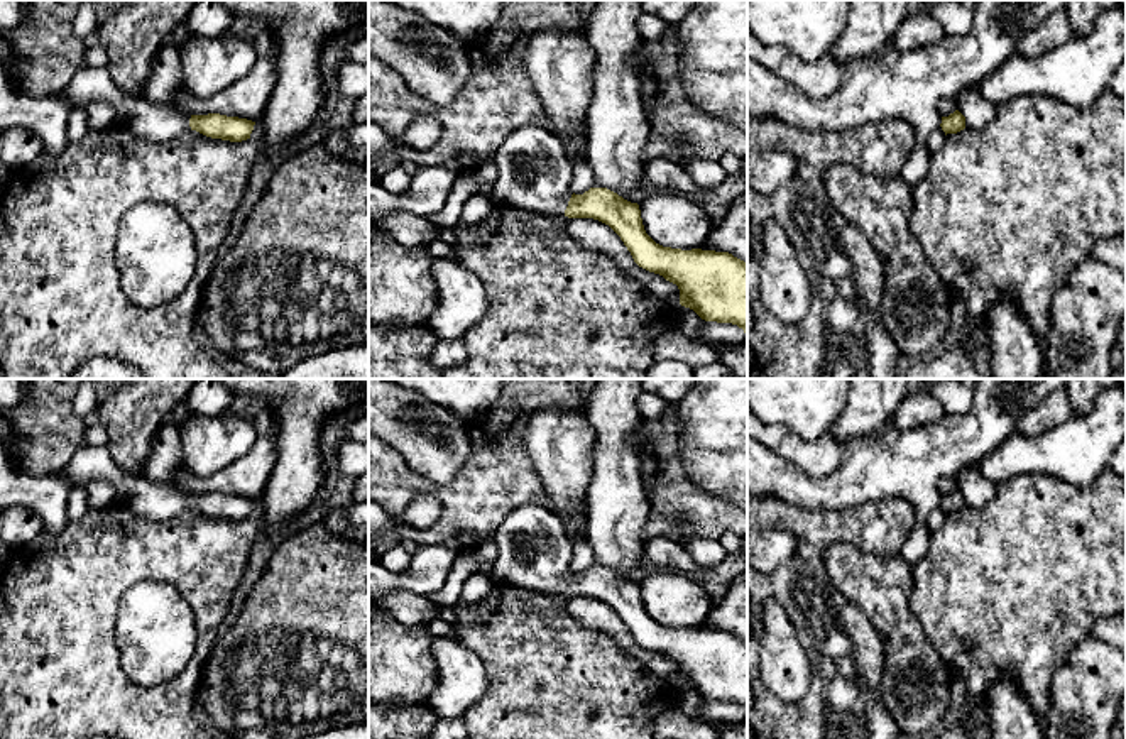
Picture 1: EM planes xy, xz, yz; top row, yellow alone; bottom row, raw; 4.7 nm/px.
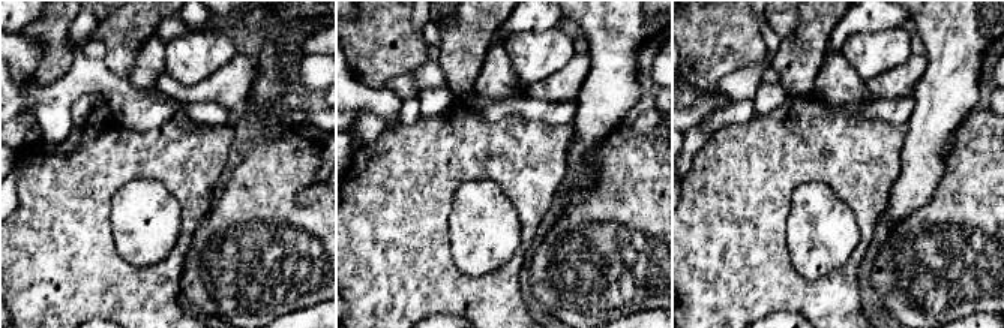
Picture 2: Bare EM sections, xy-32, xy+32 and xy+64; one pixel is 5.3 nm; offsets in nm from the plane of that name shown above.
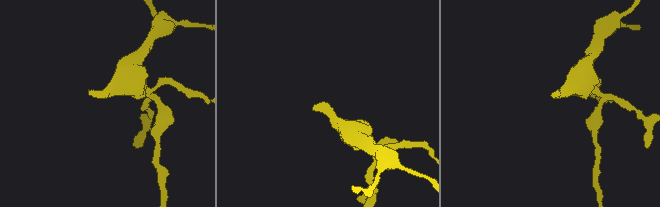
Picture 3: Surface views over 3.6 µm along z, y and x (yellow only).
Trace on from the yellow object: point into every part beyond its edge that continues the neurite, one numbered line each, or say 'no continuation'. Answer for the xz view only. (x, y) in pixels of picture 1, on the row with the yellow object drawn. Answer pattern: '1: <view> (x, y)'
1: xz (535, 173)

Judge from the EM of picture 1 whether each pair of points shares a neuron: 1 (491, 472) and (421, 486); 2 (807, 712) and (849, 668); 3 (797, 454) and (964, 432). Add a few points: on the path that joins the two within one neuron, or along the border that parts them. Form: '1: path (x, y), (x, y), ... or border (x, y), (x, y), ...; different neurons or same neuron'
1: path (474, 489), (438, 491); same neuron
2: path (817, 700), (819, 692), (837, 673); same neuron
3: border (846, 447), (842, 460), (830, 472), (819, 477); different neurons

